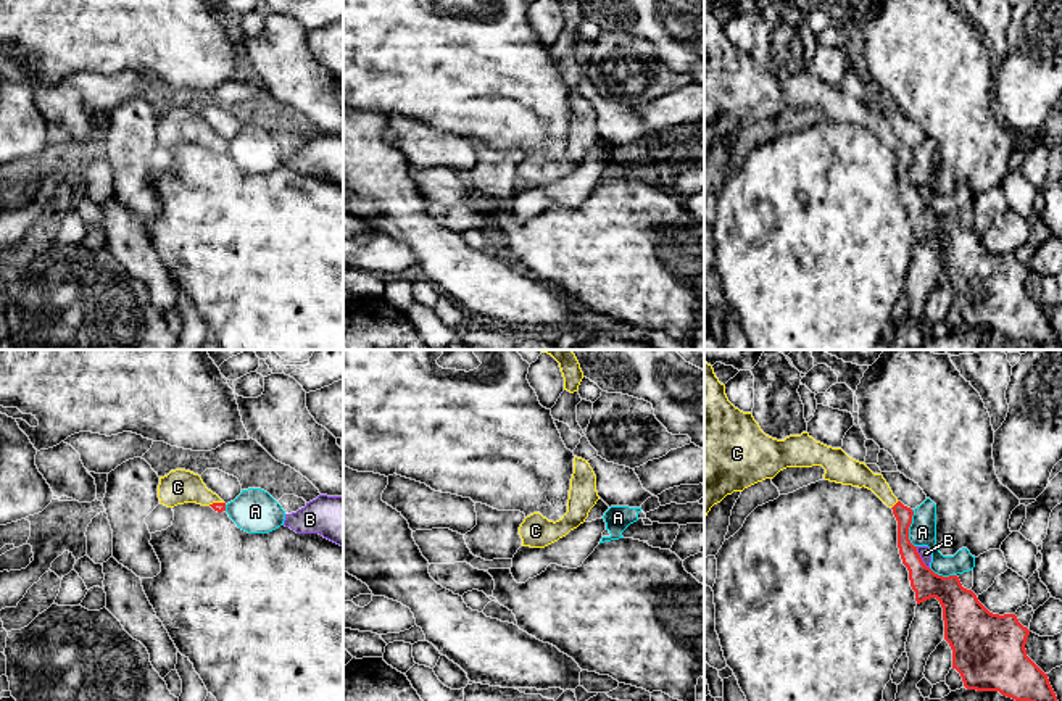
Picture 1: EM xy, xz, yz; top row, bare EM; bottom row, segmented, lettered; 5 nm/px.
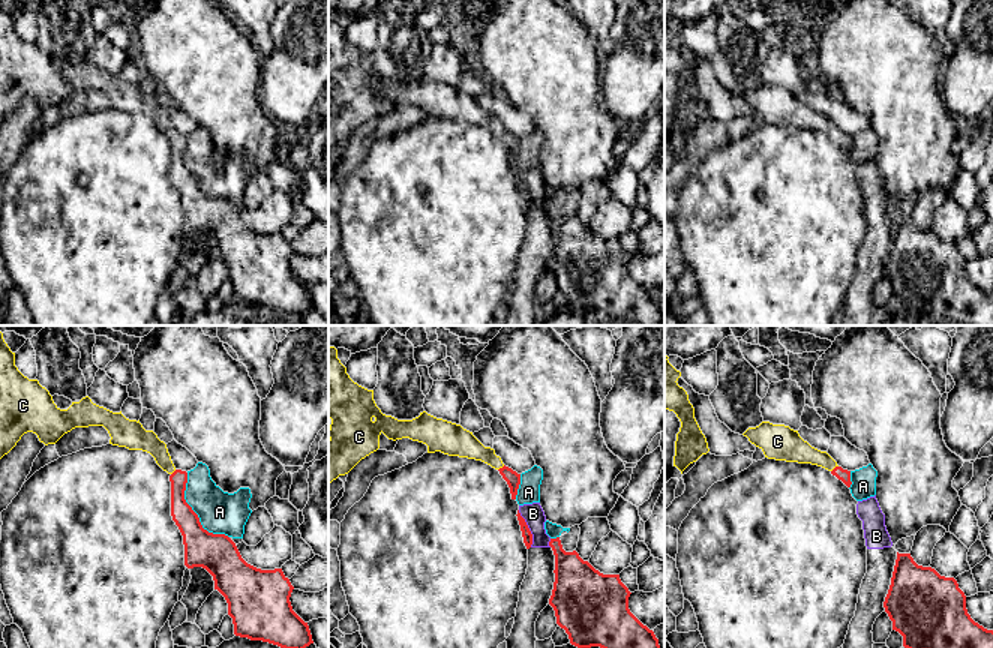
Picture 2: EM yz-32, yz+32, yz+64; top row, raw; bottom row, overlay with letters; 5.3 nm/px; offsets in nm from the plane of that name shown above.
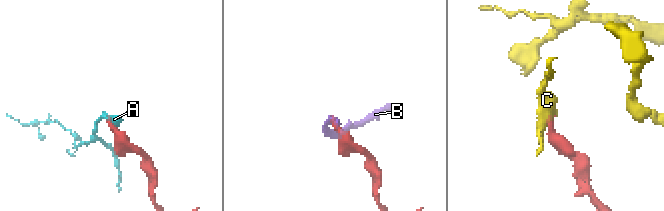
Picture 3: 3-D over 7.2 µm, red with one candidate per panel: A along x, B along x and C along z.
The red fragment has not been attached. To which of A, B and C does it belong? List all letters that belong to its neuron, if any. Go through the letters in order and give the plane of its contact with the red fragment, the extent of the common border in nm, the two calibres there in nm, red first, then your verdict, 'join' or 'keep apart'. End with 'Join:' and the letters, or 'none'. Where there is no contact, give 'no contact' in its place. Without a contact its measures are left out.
A: meets red in yz; contact 190 nm long; 120 nm thick on the red side, 140 nm on the other; keep apart
B: meets red in yz; contact 130 nm long; 150 nm thick on the red side, 60 nm on the other; keep apart
C: meets red in yz; contact 50 nm long; 90 nm thick on the red side, 120 nm on the other; join
Join: C

